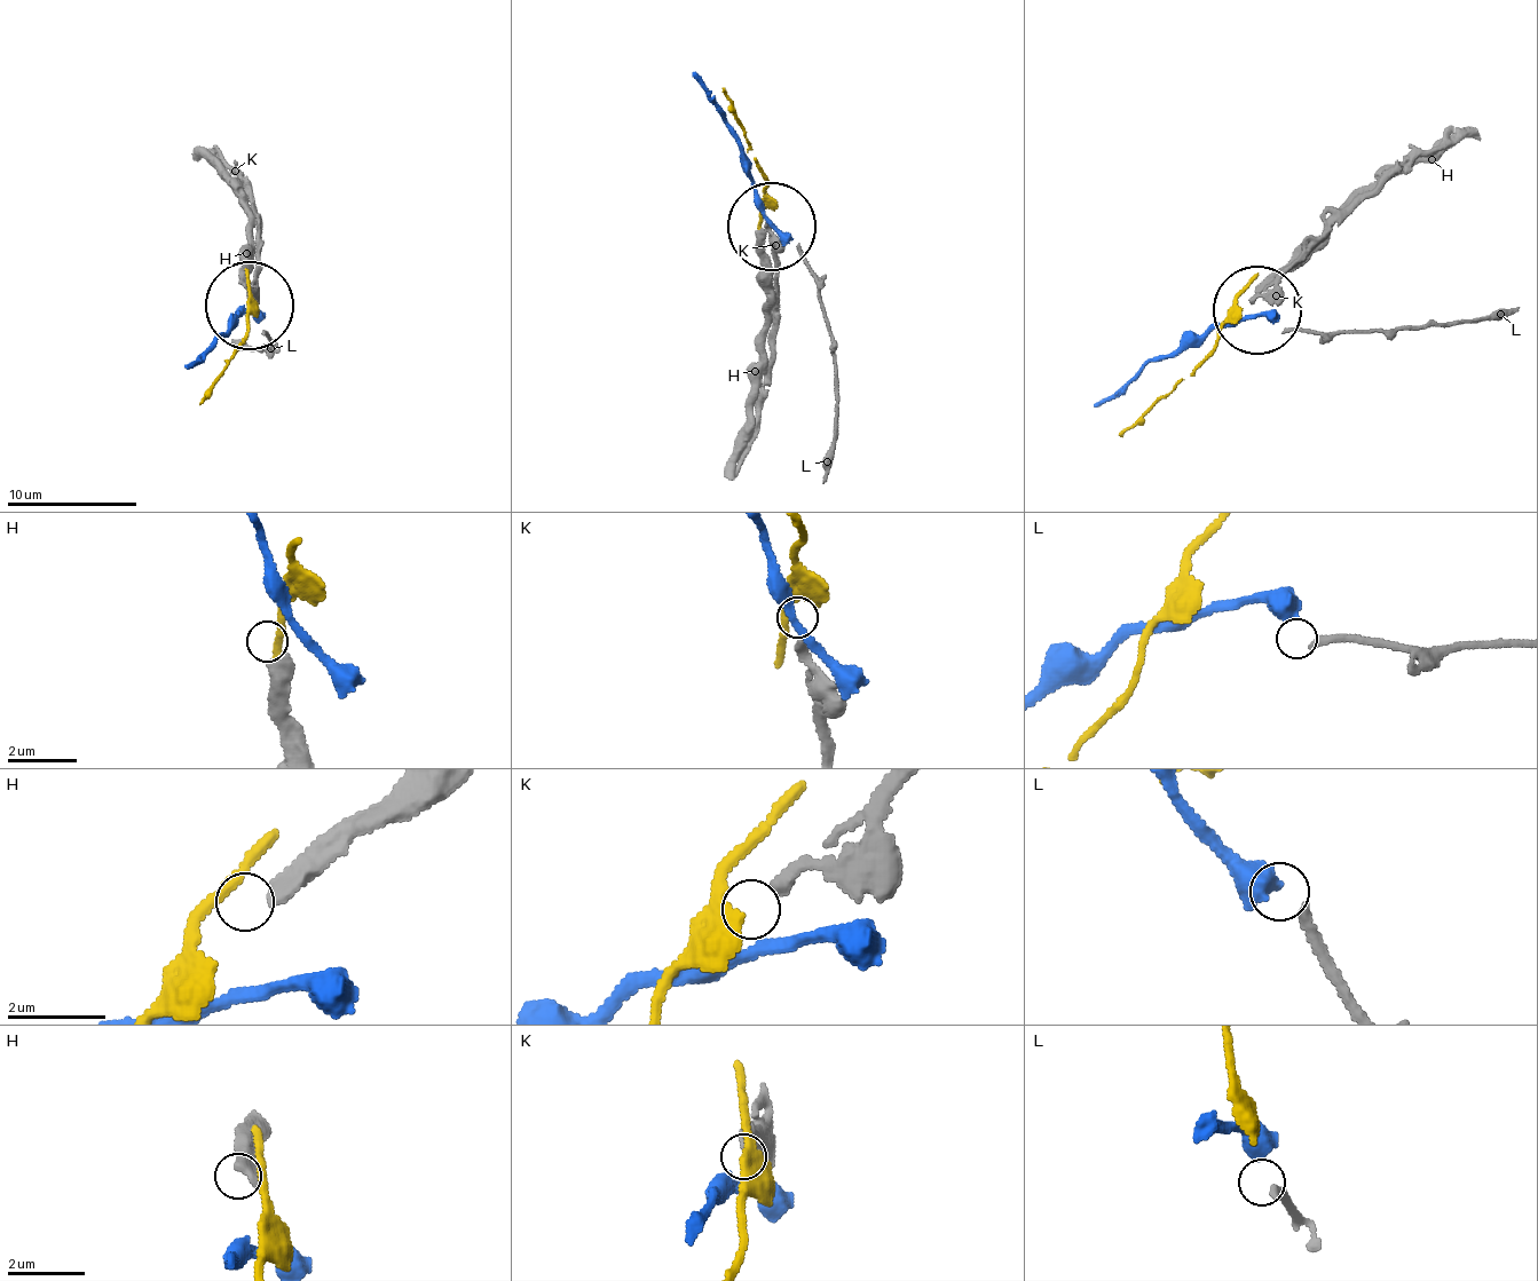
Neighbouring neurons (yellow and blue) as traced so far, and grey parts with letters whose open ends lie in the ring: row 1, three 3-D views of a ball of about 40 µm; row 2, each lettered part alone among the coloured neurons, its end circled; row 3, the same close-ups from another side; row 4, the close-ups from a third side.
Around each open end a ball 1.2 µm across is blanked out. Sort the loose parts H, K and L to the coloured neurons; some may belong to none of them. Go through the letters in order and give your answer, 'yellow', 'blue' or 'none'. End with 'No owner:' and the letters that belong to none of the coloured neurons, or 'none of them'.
H: none
K: none
L: none
No owner: H, K, L

